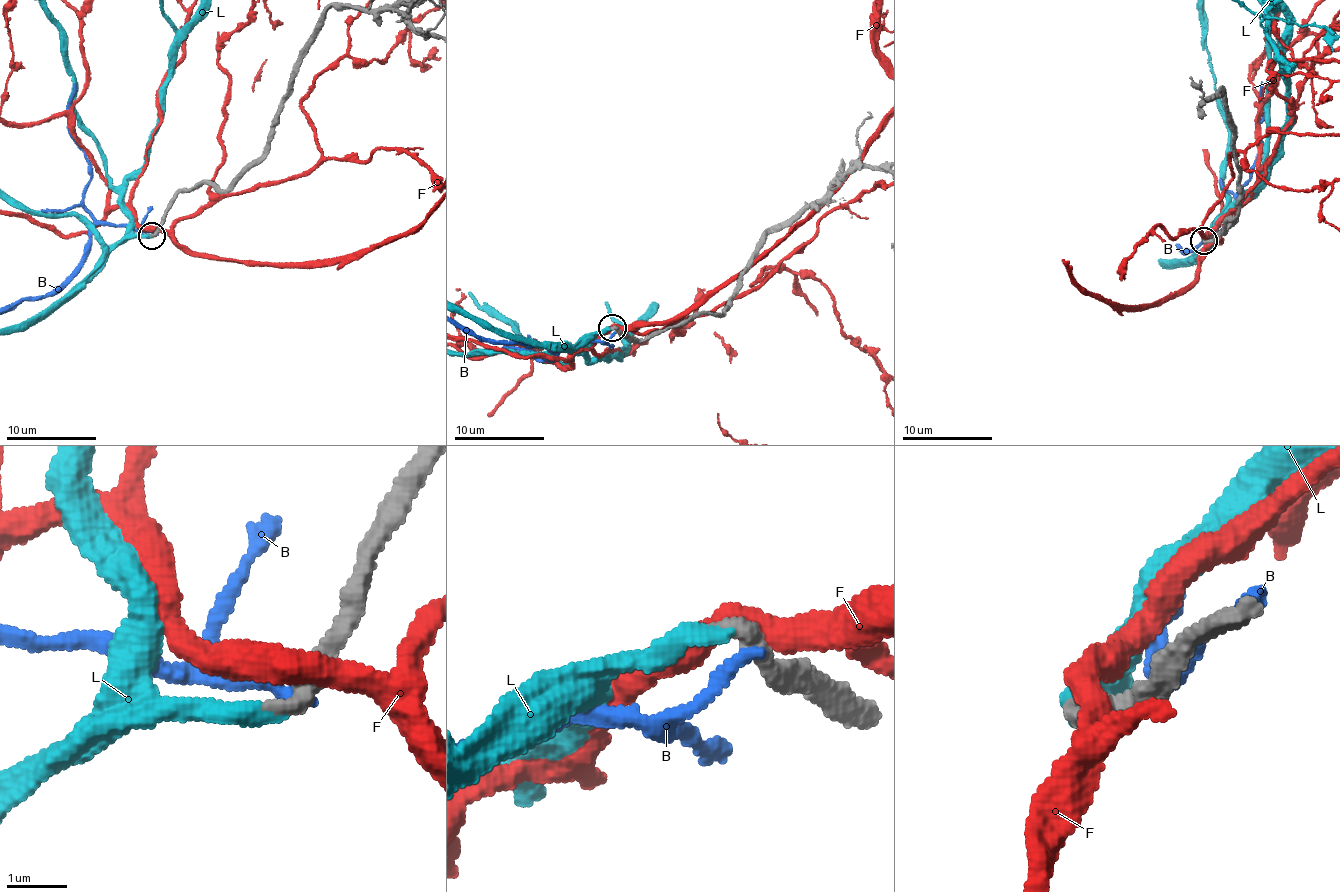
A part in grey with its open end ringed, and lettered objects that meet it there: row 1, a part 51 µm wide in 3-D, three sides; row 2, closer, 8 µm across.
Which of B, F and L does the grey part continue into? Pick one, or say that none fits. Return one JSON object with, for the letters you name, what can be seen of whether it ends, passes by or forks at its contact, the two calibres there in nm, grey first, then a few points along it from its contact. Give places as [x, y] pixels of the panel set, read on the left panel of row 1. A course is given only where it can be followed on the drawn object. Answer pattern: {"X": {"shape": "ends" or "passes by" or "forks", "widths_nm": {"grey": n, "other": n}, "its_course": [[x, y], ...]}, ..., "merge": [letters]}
{"L": {"shape": "ends", "widths_nm": {"grey": 340, "other": 320}}, "merge": ["L"]}

